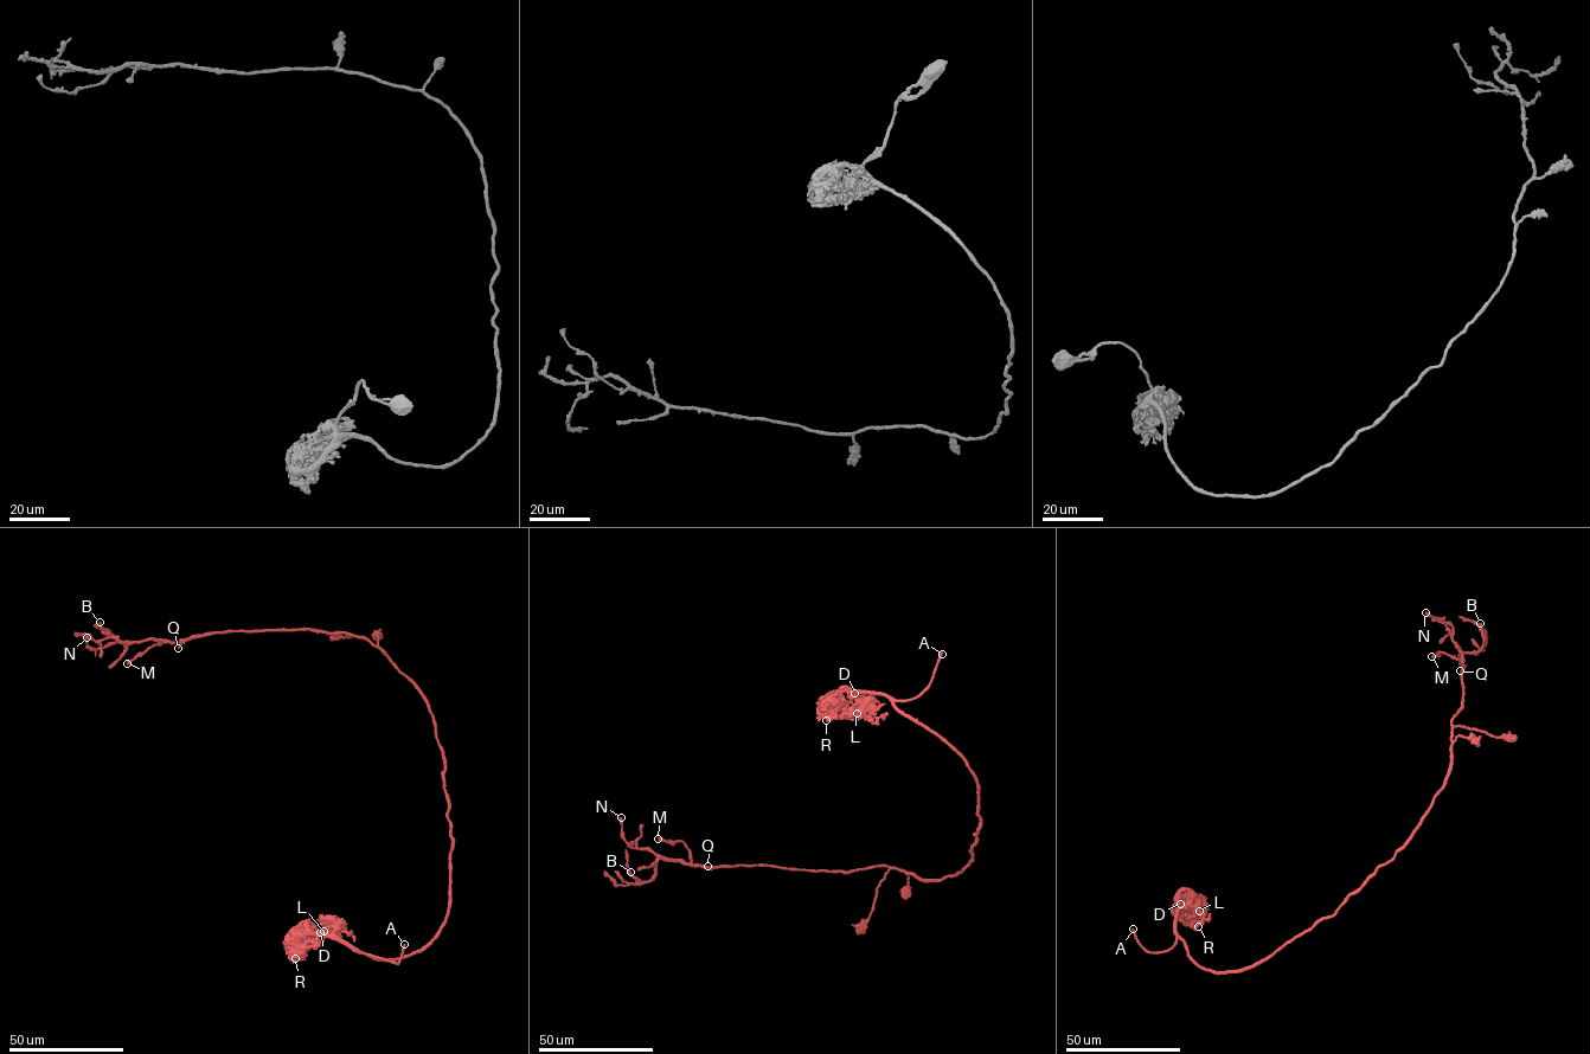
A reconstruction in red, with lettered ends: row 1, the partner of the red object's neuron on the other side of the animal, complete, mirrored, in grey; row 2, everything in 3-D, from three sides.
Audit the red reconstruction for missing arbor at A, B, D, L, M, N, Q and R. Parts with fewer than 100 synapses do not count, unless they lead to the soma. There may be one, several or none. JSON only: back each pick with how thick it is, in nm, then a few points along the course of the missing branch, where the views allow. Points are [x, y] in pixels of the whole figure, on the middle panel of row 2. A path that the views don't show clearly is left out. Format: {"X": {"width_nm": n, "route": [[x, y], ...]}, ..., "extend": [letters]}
{"A": {"width_nm": 320, "route": [[942, 654], [949, 644], [956, 655], [970, 656], [1000, 643]]}, "D": {"width_nm": 180}, "extend": ["A", "D"]}

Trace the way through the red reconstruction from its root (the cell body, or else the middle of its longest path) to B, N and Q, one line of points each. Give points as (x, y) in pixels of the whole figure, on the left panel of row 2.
B: (435, 728), (415, 685), (361, 637), (309, 629), (225, 630), (126, 648), (100, 622)
N: (435, 728), (428, 705), (411, 681), (378, 648), (345, 632), (225, 630), (175, 642), (87, 637)
Q: (435, 728), (428, 705), (415, 685), (378, 648), (361, 637), (309, 629), (225, 630), (190, 636), (178, 648)

